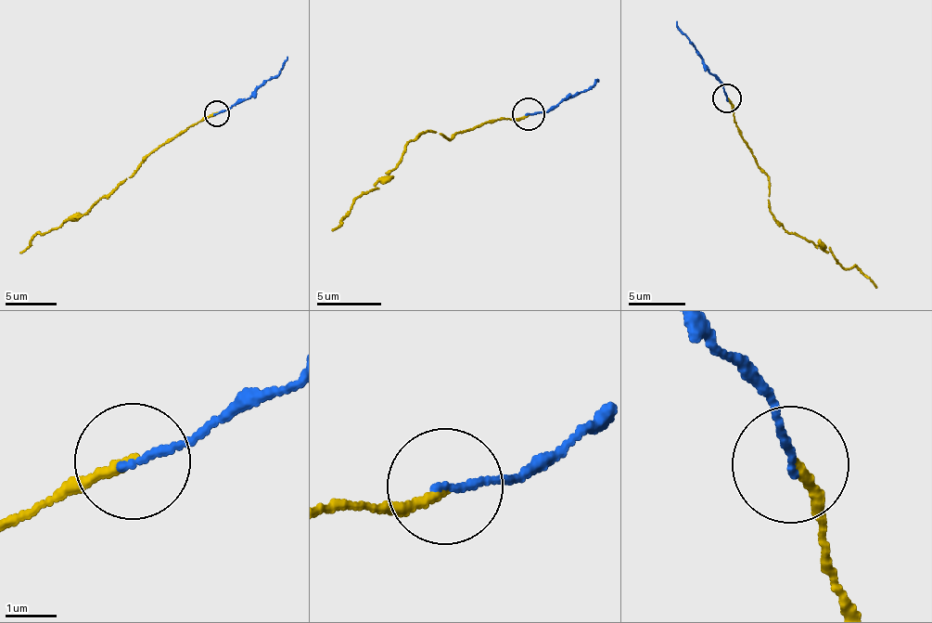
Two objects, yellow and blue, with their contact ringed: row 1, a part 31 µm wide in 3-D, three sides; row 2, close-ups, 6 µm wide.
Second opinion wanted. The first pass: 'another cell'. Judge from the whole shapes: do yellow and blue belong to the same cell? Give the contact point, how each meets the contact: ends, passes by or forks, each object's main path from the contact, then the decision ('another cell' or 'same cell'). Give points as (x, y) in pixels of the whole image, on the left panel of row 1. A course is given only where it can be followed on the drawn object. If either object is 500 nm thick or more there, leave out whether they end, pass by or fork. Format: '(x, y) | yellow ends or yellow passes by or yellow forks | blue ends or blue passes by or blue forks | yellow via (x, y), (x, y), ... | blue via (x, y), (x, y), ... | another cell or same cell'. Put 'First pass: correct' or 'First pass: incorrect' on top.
First pass: incorrect
(216, 113) | yellow ends | blue ends | yellow via (217, 113), (159, 144), (111, 193), (96, 201), (89, 213), (34, 238), (19, 253) | blue via (217, 113), (236, 104), (276, 76), (287, 57) | same cell

